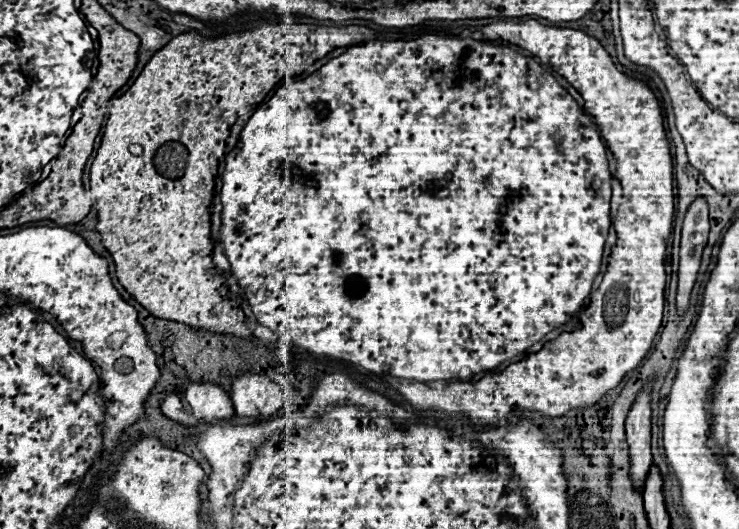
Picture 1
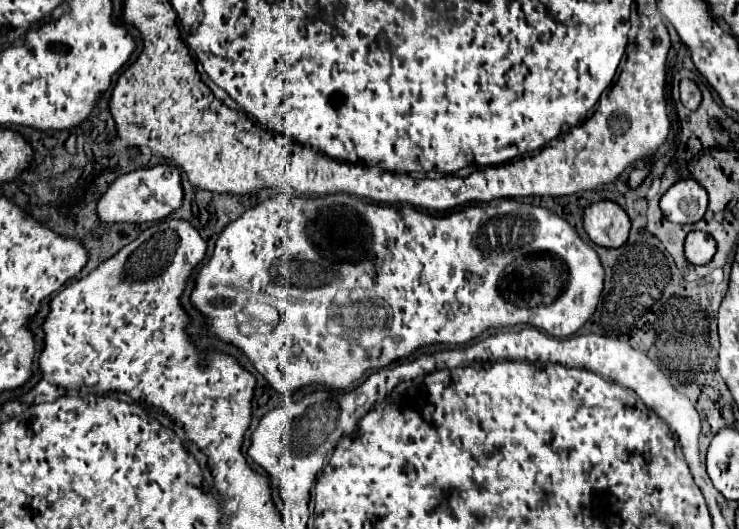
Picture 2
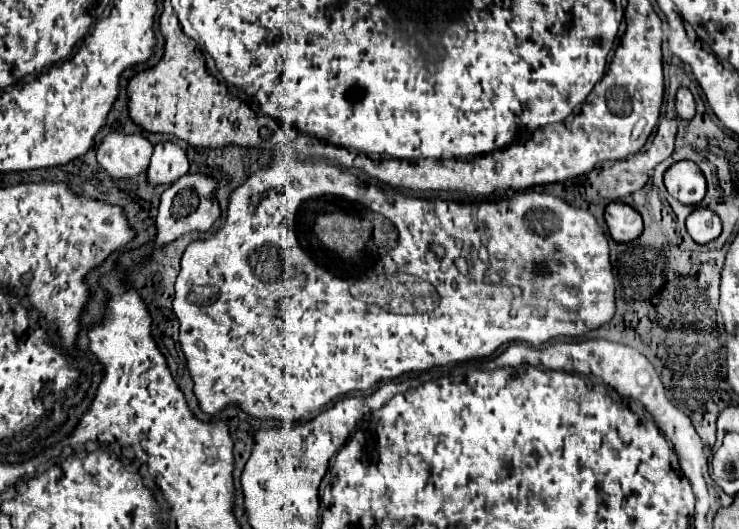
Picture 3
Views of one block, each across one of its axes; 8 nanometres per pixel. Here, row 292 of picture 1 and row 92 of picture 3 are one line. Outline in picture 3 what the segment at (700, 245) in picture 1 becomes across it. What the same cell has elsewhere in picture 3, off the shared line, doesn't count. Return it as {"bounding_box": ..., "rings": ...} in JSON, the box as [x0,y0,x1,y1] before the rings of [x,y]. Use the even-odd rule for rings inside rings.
{"bounding_box":[676,88,696,120],"rings":[[[680,88],[676,94],[676,114],[680,120],[690,120],[696,114],[696,104],[694,96],[690,94],[688,88]]]}

